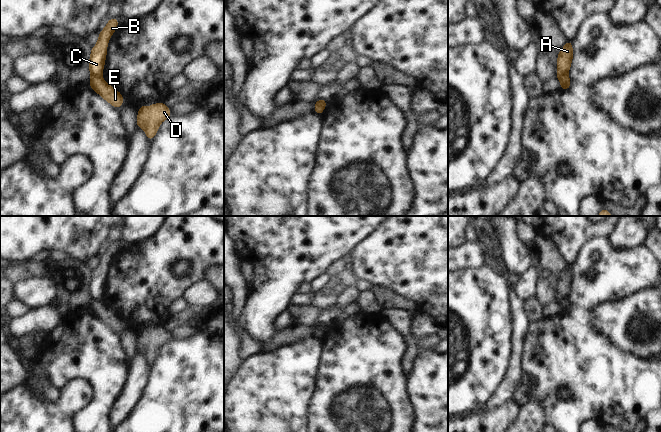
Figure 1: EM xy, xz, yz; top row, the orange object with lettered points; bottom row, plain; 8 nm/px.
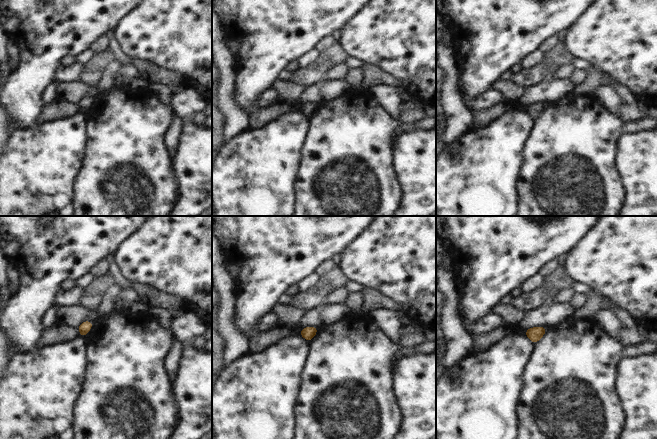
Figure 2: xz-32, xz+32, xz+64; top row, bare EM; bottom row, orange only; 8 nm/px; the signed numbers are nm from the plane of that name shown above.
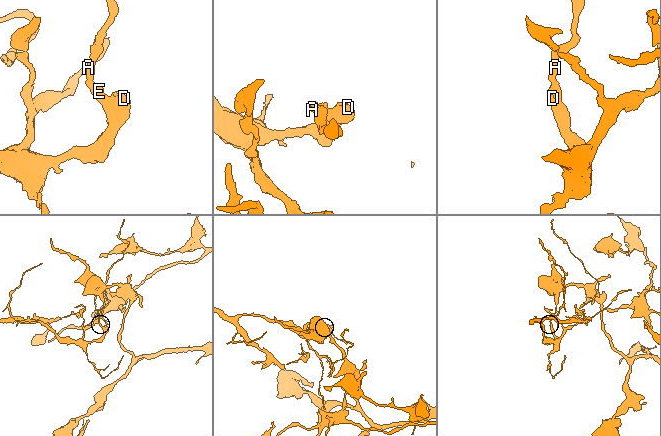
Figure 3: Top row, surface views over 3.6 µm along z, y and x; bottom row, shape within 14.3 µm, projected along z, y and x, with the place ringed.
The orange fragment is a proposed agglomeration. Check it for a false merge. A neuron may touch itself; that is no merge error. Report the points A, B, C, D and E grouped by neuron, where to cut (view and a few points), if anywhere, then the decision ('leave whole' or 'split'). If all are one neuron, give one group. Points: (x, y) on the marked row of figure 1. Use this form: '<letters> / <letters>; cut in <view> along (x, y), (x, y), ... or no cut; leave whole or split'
A B C / D E; cut in xz along (315, 103), (325, 105); split

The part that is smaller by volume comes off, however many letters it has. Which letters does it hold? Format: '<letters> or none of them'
D, E

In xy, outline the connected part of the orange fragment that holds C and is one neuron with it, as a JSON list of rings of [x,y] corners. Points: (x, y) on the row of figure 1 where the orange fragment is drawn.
[[[115,17],[108,20],[105,28],[102,31],[98,31],[98,41],[96,45],[91,48],[91,54],[89,58],[89,72],[91,76],[102,76],[107,56],[107,46],[109,44],[109,39],[116,31],[117,27],[118,17]]]

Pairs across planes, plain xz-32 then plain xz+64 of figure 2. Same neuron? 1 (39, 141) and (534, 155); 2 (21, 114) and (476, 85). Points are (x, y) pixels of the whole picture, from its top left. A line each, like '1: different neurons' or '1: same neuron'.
1: different neurons
2: same neuron

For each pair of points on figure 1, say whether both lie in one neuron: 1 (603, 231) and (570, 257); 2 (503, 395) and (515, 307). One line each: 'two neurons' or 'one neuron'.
1: one neuron
2: one neuron

